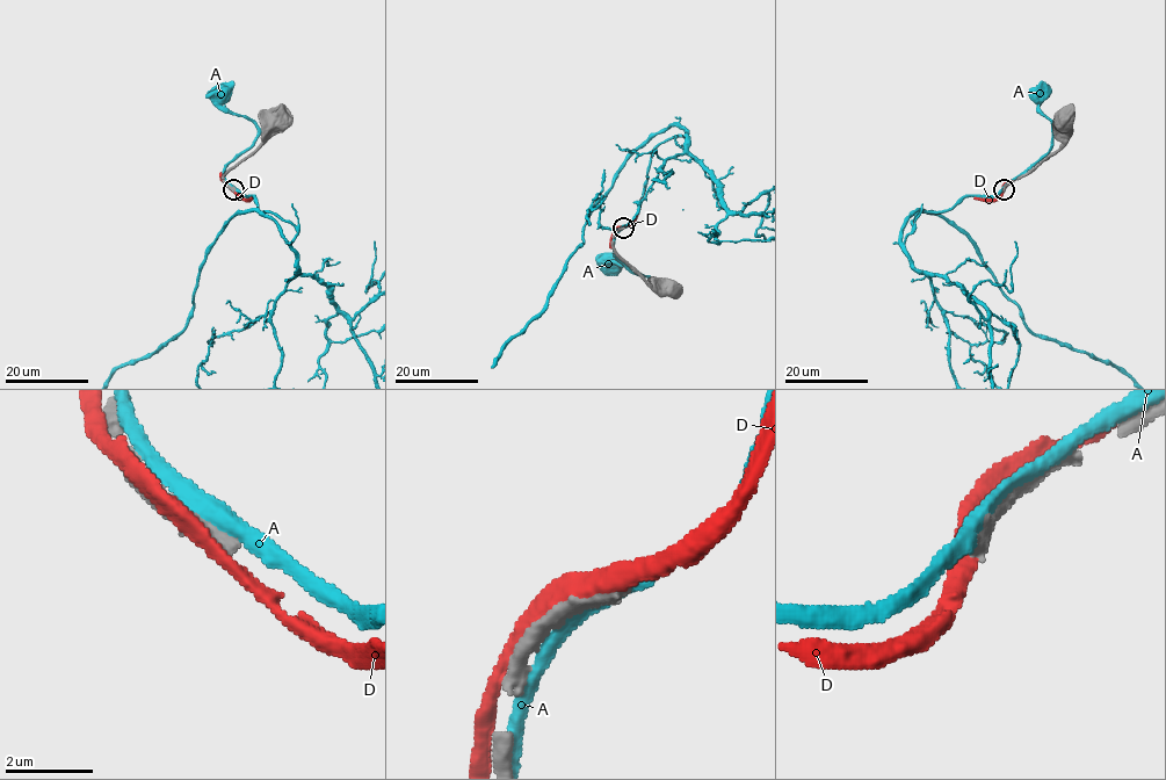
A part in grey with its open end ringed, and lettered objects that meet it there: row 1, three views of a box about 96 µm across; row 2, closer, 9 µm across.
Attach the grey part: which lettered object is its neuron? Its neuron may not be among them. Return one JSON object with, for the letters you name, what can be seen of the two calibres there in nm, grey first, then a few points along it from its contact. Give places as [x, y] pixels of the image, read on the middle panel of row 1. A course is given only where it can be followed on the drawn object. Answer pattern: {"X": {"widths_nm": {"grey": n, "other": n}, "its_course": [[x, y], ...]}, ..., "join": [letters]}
{"join": []}

